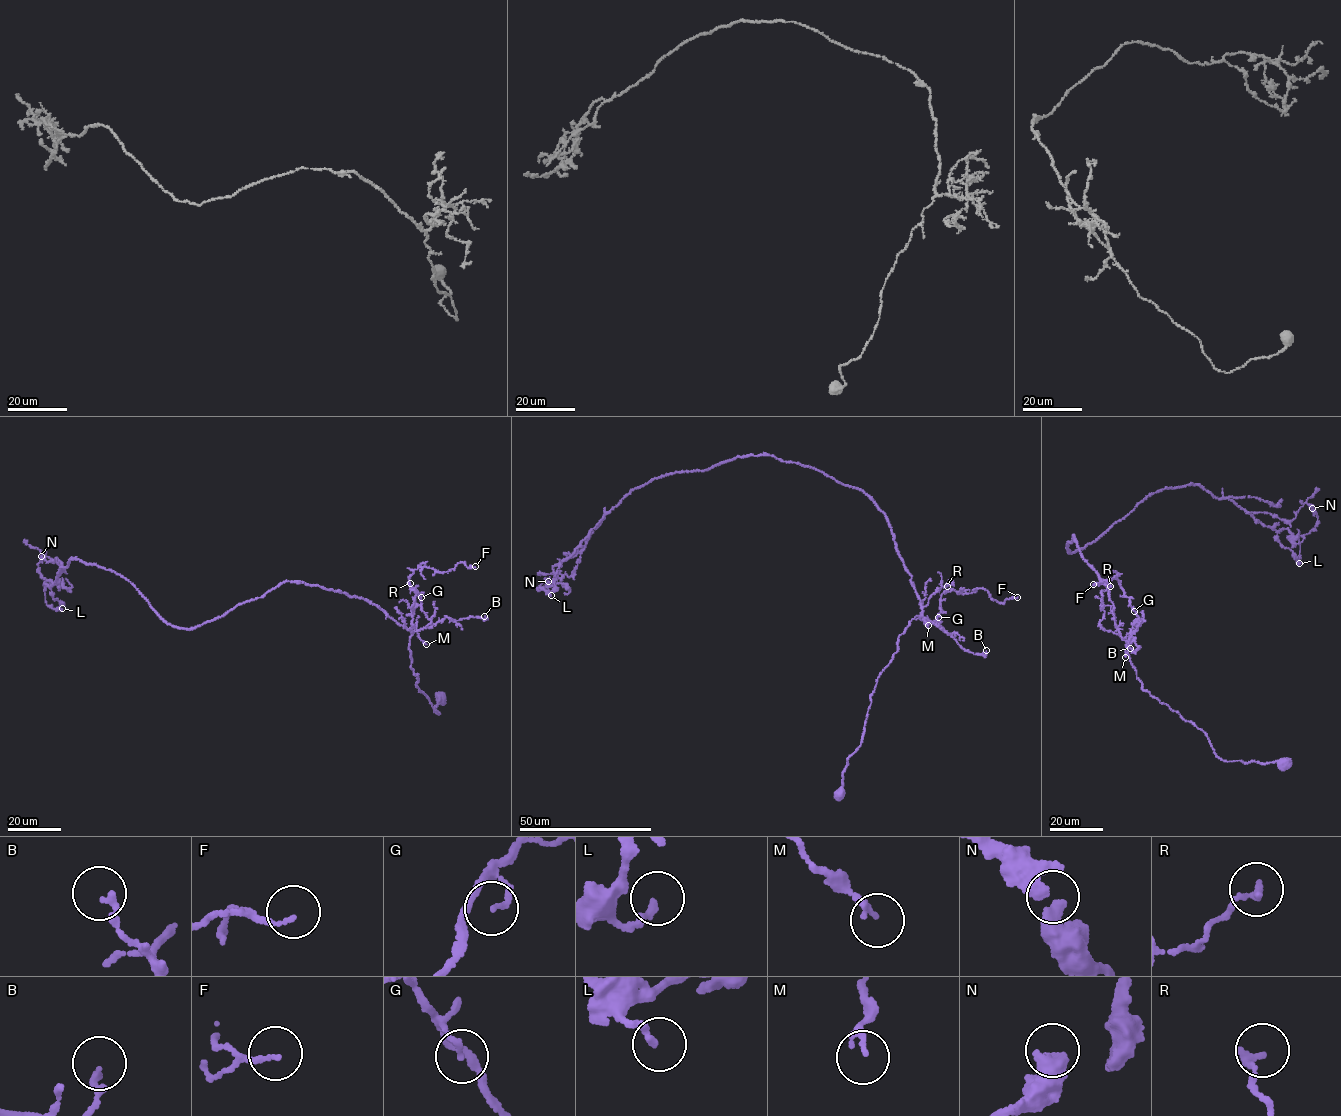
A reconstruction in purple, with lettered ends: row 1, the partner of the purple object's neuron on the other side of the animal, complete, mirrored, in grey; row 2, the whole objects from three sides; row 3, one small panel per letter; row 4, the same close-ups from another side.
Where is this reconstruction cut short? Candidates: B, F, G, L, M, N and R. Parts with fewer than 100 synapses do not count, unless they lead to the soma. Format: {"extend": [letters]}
{"extend": []}

